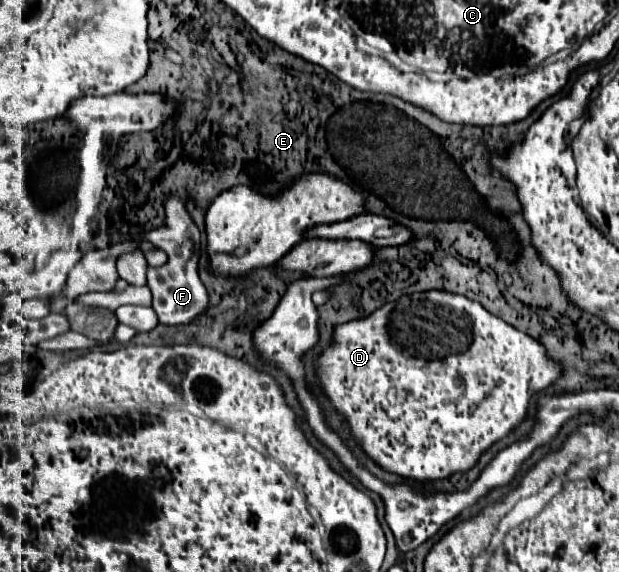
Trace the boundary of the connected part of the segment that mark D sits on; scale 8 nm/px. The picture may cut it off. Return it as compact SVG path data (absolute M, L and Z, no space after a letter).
M427 291L427 293L415 293L411 297L403 295L399 301L385 303L381 309L377 309L373 315L369 315L365 319L357 319L357 321L339 325L335 329L335 343L319 357L317 369L319 369L319 379L323 381L331 403L335 405L337 411L341 411L345 415L347 425L351 427L353 435L357 437L361 449L375 463L379 463L383 469L387 469L391 473L399 473L403 477L411 477L411 479L419 479L419 481L443 479L443 477L449 477L451 473L471 469L477 463L479 455L487 447L491 447L495 441L503 439L513 427L517 427L527 415L531 395L537 391L543 391L545 387L551 385L551 381L559 379L563 367L557 361L547 359L545 347L539 341L535 341L533 337L507 325L499 317L485 311L479 303L475 303L463 295L451 295L445 291Z

